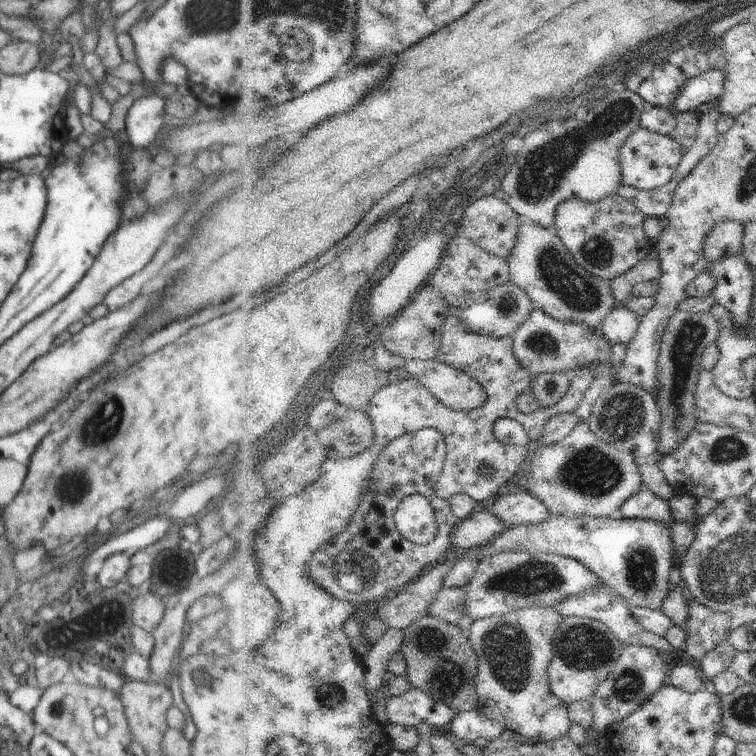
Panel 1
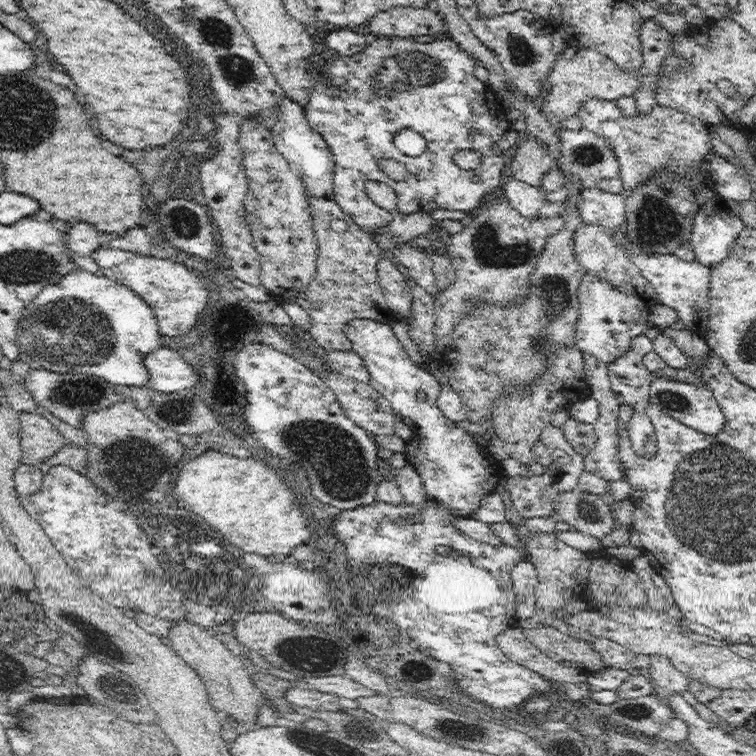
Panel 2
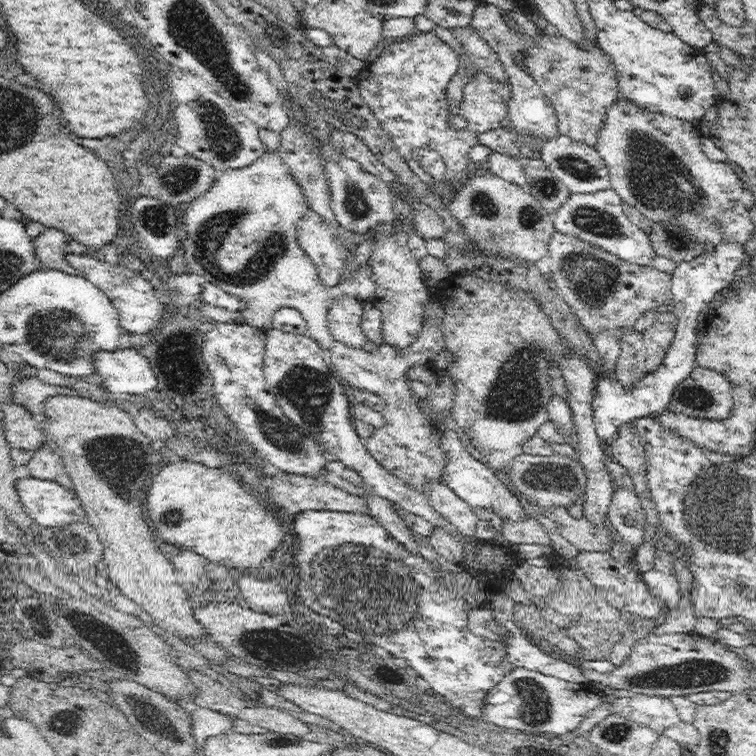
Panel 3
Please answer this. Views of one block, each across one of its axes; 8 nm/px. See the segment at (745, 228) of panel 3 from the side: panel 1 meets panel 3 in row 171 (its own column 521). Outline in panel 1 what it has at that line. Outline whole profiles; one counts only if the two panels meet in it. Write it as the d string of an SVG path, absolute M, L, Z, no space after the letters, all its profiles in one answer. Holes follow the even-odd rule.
M545 606L526 607L504 615L494 615L475 620L470 629L472 643L480 658L478 686L479 709L493 718L503 719L508 730L512 729L528 742L556 742L570 733L572 717L570 705L552 690L550 666L554 662L554 639L565 617L557 608Z

